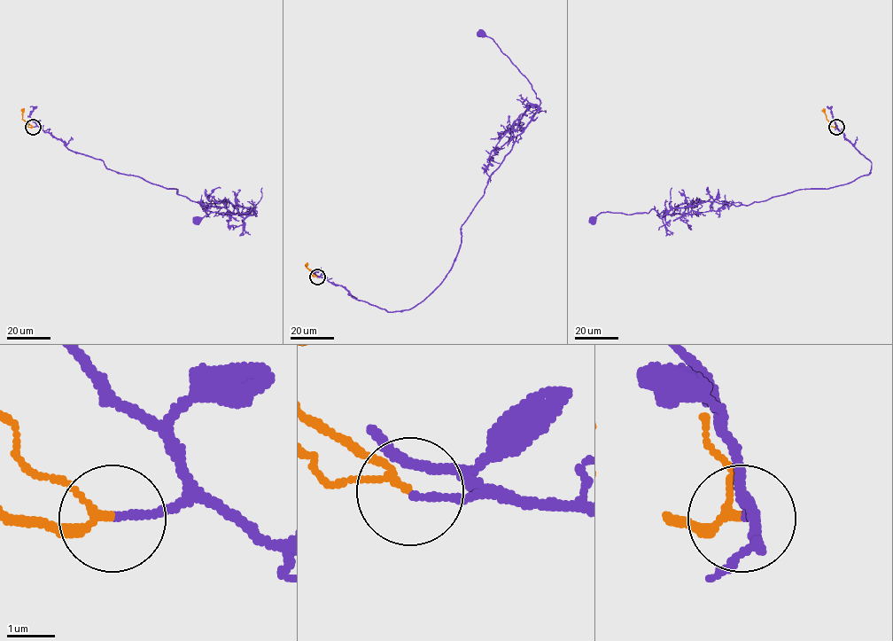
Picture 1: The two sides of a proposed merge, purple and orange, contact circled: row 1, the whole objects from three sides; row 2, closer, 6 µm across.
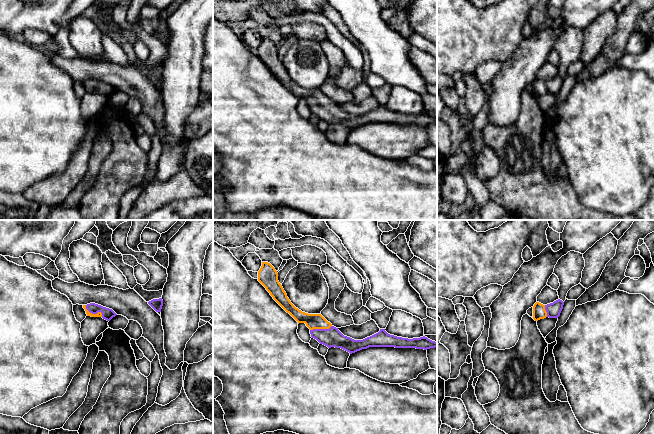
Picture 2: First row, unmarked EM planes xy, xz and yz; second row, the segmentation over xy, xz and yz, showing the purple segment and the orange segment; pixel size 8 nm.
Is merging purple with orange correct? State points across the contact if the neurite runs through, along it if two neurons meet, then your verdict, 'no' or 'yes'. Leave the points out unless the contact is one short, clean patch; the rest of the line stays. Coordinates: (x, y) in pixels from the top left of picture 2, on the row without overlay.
way xy (107, 90), (104, 88), (94, 89), (99, 90); yes

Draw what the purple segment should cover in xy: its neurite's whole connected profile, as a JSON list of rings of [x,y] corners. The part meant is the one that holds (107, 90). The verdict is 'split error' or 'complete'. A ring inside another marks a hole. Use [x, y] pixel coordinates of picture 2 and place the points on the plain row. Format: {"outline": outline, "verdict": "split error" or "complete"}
{"outline": [[[95,79],[83,81],[83,84],[85,85],[87,92],[102,93],[107,97],[110,97],[117,91],[112,85],[103,83]]], "verdict": "split error"}

